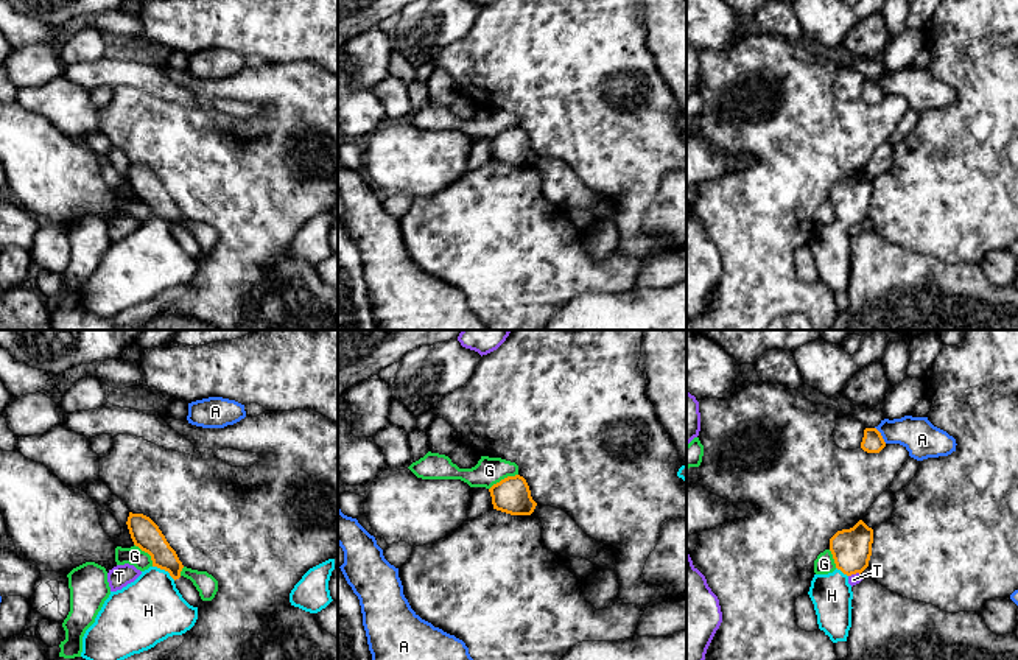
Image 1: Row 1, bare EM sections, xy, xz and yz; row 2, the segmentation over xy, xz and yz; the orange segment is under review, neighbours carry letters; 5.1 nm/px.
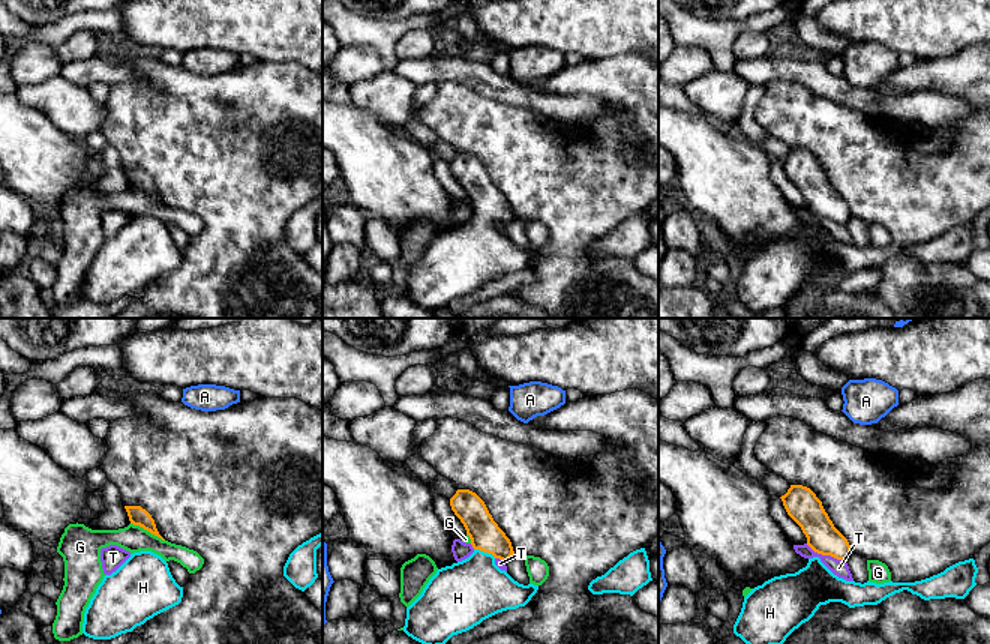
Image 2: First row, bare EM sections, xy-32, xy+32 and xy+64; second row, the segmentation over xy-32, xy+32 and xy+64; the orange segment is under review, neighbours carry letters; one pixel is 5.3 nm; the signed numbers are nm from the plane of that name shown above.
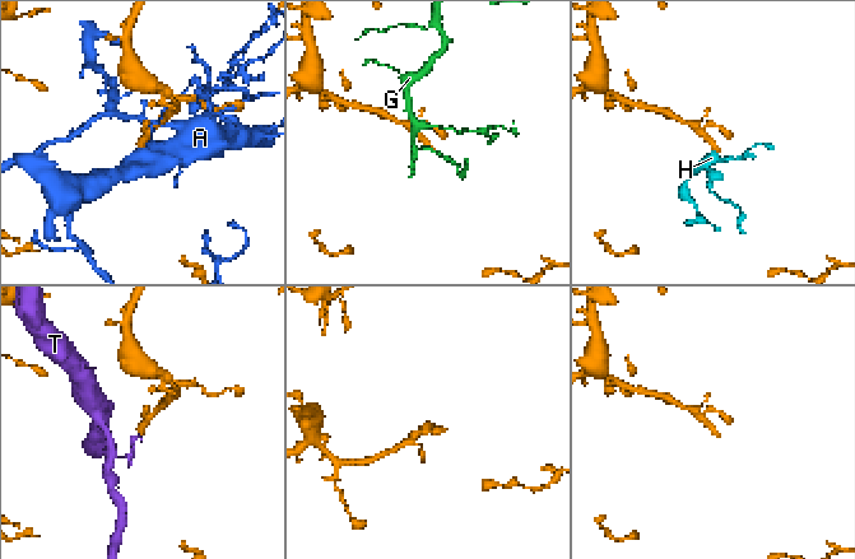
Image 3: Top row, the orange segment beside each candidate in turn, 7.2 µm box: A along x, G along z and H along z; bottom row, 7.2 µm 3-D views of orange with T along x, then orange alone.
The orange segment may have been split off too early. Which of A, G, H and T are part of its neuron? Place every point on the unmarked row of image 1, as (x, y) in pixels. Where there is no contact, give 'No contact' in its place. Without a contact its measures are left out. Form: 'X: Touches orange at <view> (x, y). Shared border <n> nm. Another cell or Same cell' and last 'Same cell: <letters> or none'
A: Touches orange at yz (880, 86). Shared border 110 nm. Another cell
G: Touches orange at xz (505, 129). Shared border 170 nm. Another cell
H: Touches orange at xy (164, 220). Shared border 140 nm. Same cell
T: Touches orange at yz (853, 224). Shared border 70 nm. Another cell
Same cell: H

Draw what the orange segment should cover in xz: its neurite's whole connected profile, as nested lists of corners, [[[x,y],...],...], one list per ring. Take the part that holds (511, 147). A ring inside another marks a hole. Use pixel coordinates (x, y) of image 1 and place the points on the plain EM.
[[[520,126],[501,131],[489,143],[493,160],[511,167],[531,167],[537,157],[526,131]]]

